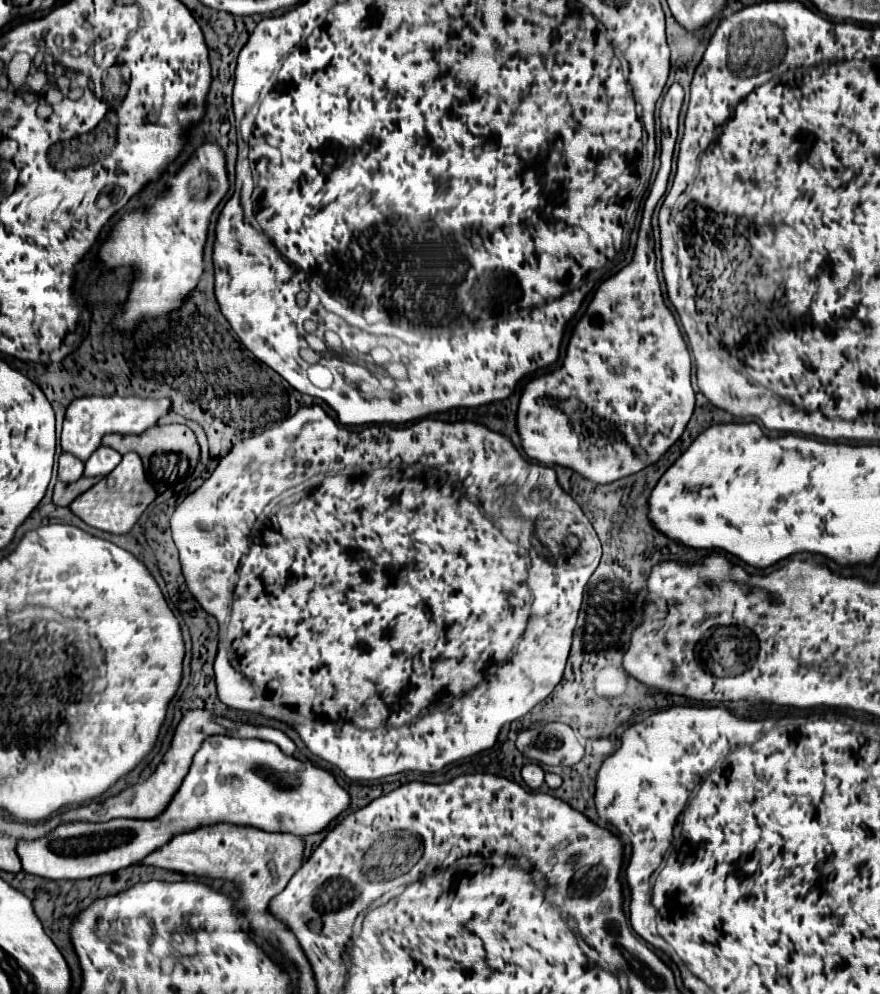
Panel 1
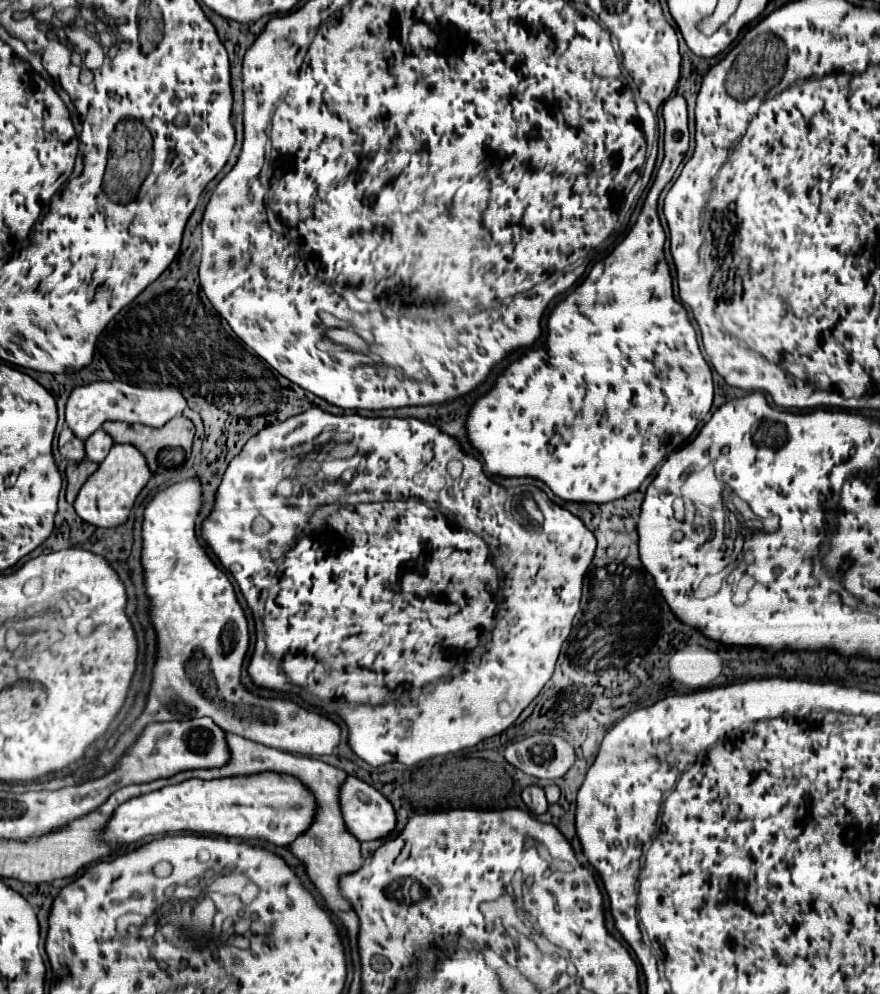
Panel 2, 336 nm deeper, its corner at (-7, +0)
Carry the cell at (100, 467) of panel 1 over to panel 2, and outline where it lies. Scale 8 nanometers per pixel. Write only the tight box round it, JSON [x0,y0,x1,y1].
[84,429,114,463]

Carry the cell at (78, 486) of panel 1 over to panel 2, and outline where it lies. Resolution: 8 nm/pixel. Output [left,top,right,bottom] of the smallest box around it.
[66,461,98,503]

